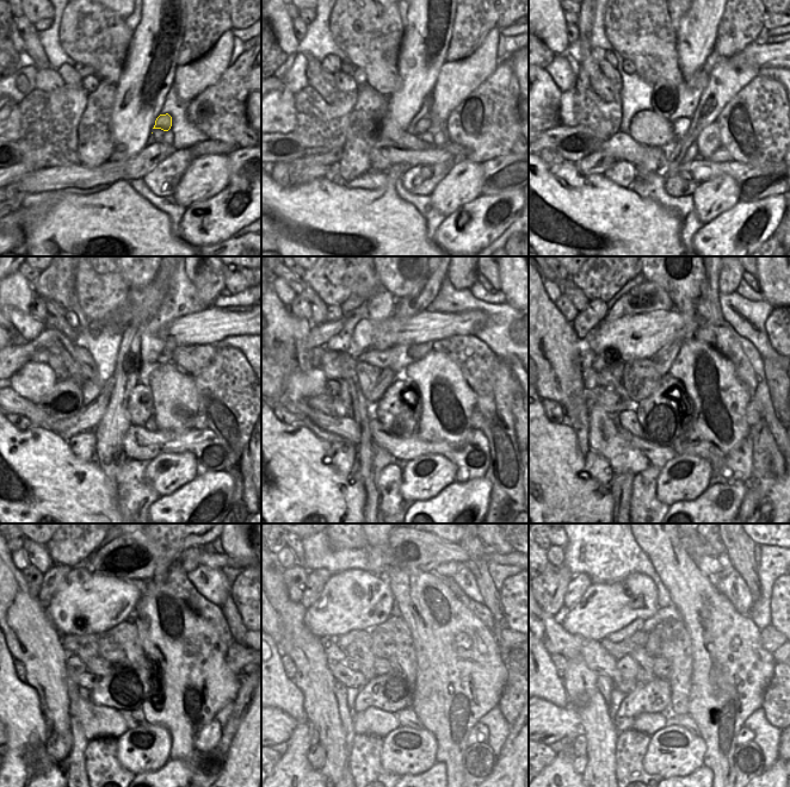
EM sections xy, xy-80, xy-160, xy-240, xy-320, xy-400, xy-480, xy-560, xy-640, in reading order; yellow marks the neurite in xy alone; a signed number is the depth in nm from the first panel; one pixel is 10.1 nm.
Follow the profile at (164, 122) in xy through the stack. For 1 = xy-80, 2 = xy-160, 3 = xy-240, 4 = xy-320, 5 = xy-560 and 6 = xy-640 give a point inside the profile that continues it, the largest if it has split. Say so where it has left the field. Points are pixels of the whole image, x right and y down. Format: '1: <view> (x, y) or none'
1: xy-80 (424, 124)
2: xy-160 (680, 126)
3: xy-240 (140, 404)
4: xy-320 (399, 409)
5: xy-560 (392, 692)
6: xy-640 (654, 696)

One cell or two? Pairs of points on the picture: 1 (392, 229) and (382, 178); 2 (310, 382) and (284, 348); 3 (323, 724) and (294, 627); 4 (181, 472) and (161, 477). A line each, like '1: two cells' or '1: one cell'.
1: two cells
2: two cells
3: one cell
4: one cell

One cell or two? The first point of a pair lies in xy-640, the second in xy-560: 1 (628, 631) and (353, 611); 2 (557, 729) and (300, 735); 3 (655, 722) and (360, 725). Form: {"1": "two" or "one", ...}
{"1": "two", "2": "two", "3": "one"}

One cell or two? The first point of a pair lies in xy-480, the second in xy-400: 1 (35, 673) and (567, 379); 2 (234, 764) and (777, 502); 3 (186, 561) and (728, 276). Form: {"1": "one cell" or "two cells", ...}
{"1": "one cell", "2": "one cell", "3": "one cell"}

